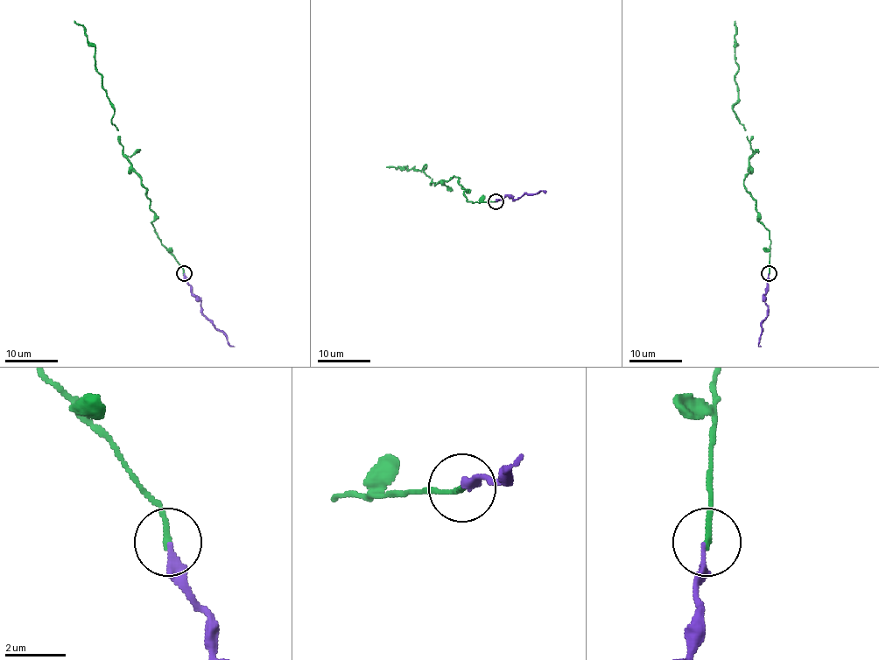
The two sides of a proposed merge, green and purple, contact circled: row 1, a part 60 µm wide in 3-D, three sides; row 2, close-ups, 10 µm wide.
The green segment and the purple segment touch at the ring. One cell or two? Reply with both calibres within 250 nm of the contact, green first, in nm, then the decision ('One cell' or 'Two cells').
Thickness 180 nm (green) against 190 nm. One cell

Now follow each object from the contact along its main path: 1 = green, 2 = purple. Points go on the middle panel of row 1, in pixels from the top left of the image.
1: (496, 200), (468, 202), (467, 190), (456, 177), (435, 185), (423, 172), (425, 164), (420, 170), (386, 167)
2: (496, 200), (507, 195), (512, 195), (513, 200), (523, 194), (546, 192)

